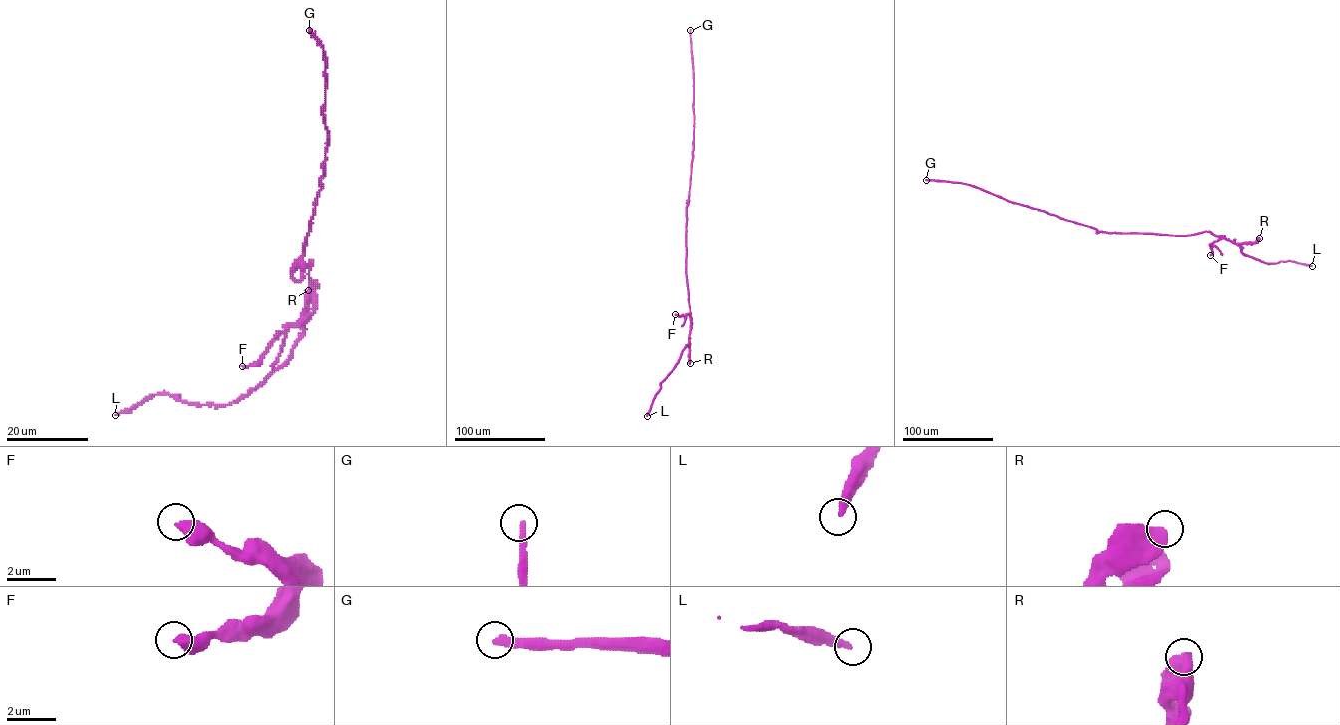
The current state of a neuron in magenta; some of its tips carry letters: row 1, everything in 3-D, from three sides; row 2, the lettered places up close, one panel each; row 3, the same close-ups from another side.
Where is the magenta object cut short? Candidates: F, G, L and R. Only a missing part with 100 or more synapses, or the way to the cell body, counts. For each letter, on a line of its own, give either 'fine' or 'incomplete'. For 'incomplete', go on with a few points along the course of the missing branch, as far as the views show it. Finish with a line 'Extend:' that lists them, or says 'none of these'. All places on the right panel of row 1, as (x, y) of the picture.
F: fine
G: incomplete
L: fine
R: fine
Extend: G

